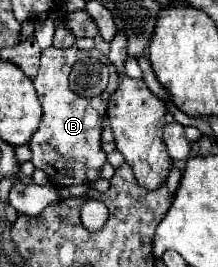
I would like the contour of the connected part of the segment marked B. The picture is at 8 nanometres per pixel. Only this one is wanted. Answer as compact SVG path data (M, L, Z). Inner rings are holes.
M49 47L49 49L43 51L39 73L33 79L39 101L43 105L43 119L41 119L37 133L29 141L29 147L31 147L31 153L33 153L31 163L37 169L45 171L49 183L53 183L57 187L95 183L99 179L101 167L105 165L105 151L101 149L101 123L103 123L103 117L105 117L105 111L107 111L109 97L117 89L121 77L117 75L115 67L111 65L109 67L109 85L99 97L83 99L83 97L75 95L69 89L67 77L69 77L71 67L79 59L87 59L87 57L101 61L95 49L81 51L77 47L69 47L69 49Z

